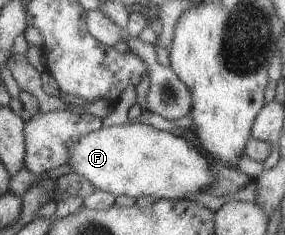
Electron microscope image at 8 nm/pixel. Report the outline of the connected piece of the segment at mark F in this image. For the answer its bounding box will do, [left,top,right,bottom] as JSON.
[67,123,216,200]

